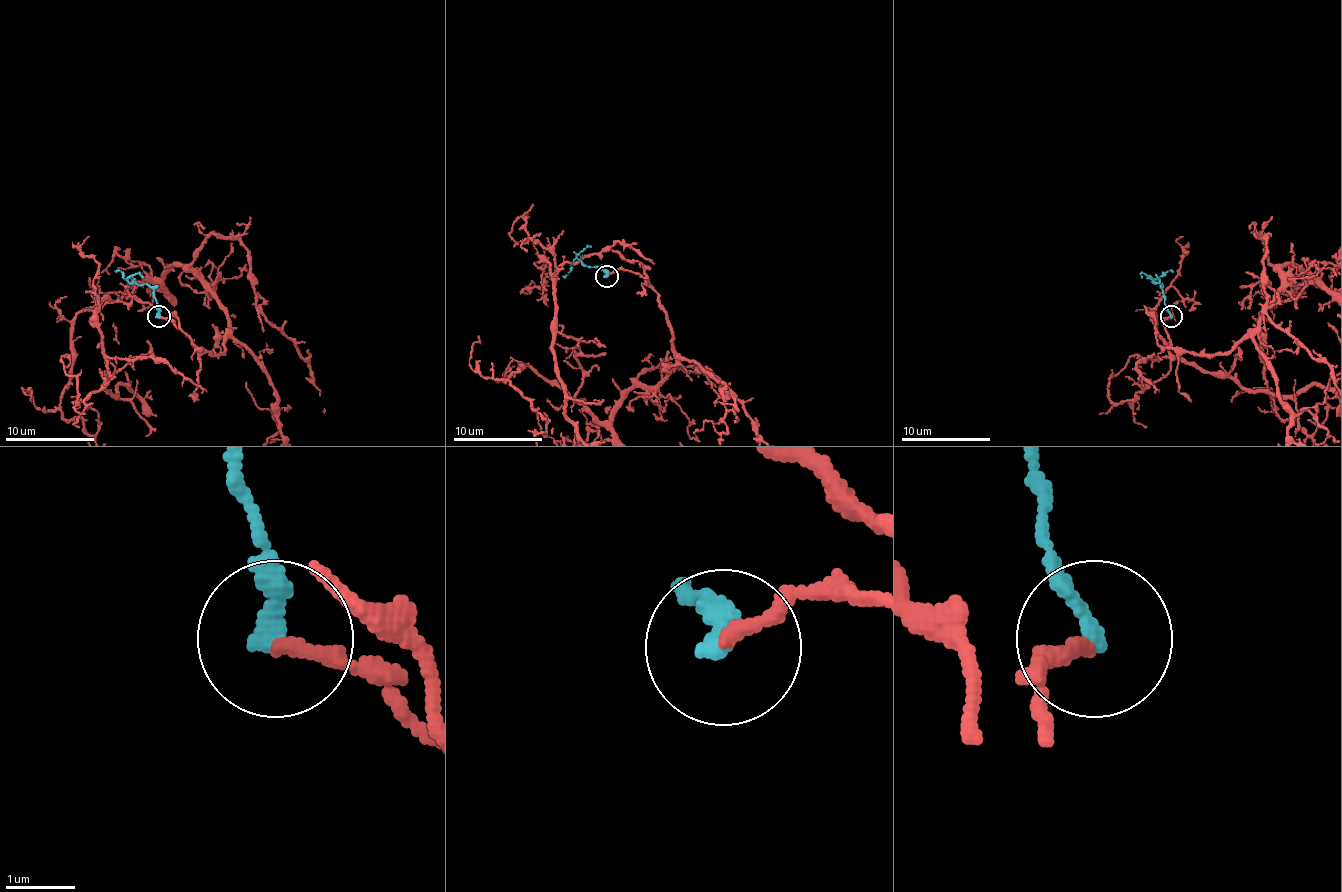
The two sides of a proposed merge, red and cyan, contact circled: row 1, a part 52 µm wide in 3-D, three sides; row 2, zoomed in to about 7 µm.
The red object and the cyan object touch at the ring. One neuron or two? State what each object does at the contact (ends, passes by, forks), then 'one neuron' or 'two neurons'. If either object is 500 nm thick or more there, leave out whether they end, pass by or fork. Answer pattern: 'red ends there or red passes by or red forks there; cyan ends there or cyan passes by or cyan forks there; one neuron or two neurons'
red ends there; cyan ends there; two neurons

